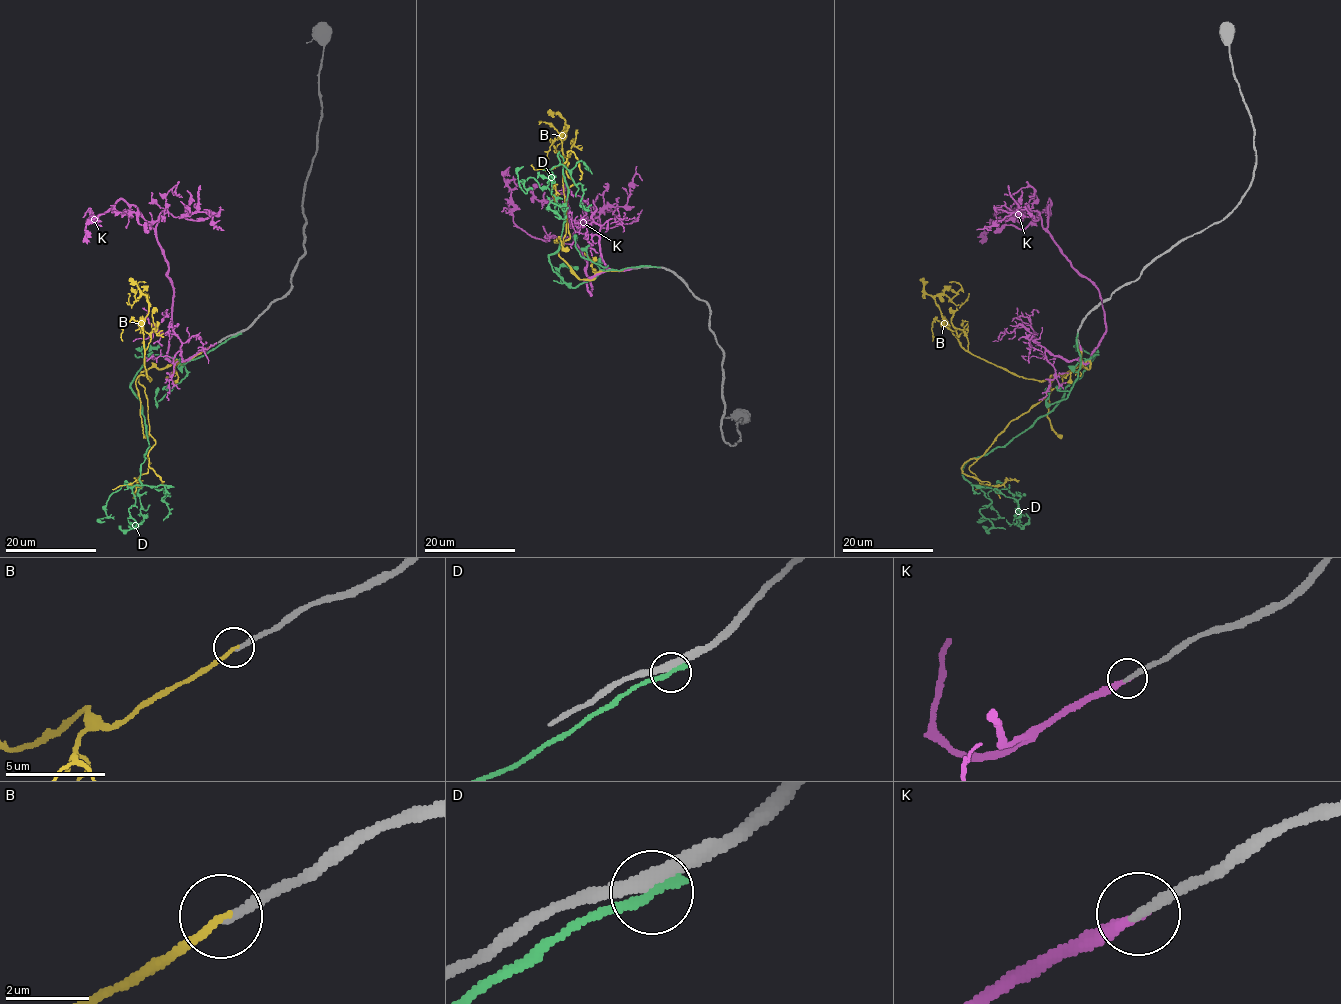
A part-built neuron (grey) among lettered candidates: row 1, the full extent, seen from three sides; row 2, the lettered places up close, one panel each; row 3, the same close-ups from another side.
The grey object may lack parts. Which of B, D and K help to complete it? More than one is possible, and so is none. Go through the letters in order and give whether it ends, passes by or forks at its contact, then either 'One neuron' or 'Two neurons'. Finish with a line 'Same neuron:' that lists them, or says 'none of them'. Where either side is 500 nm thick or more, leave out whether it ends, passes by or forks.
B: It ends there. Two neurons
D: It ends there. Two neurons
K: It ends there. One neuron
Same neuron: K

